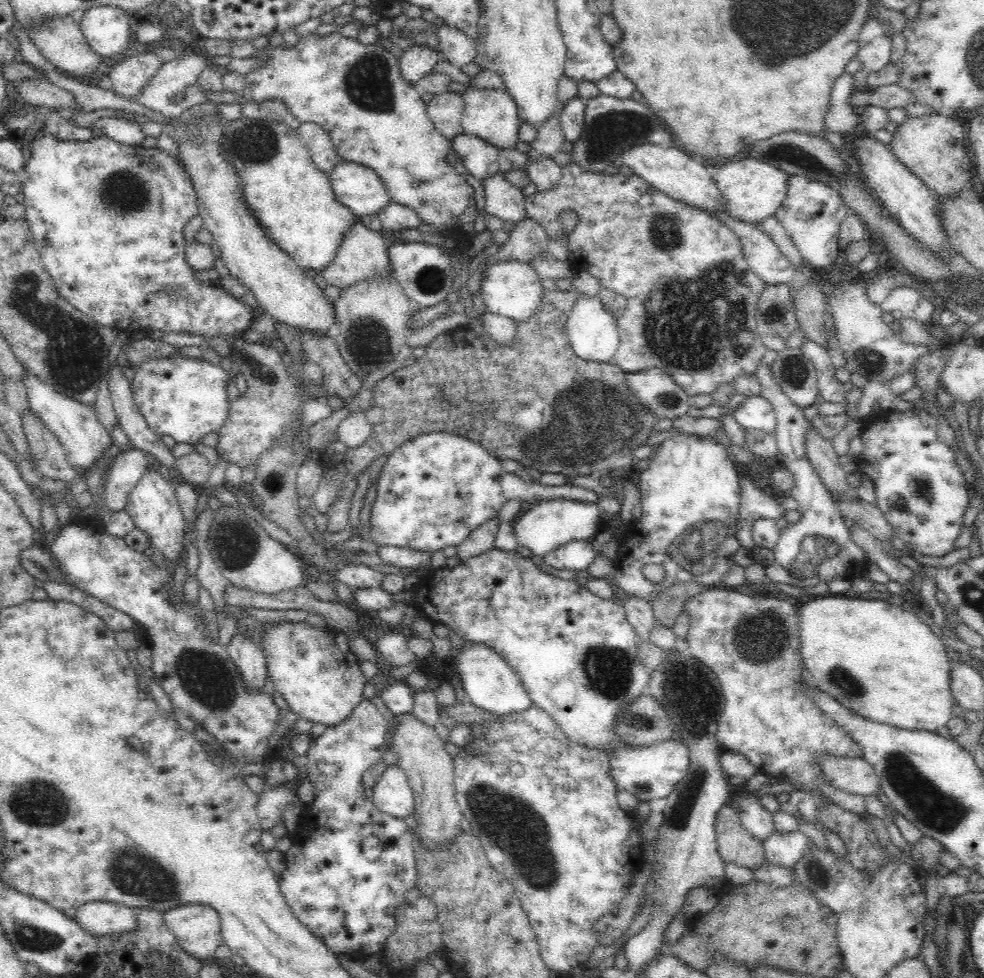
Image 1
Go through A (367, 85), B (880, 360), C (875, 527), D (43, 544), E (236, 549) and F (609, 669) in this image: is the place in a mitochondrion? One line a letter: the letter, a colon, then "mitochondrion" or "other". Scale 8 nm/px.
A: mitochondrion
B: other
C: other
D: other
E: mitochondrion
F: mitochondrion

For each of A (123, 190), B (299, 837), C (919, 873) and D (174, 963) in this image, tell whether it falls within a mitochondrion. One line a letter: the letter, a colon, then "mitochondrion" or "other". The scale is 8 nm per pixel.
A: mitochondrion
B: other
C: other
D: mitochondrion

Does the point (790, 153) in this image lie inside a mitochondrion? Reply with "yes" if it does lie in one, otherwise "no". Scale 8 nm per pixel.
yes

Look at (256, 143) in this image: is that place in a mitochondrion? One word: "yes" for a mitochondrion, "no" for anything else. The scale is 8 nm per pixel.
yes

